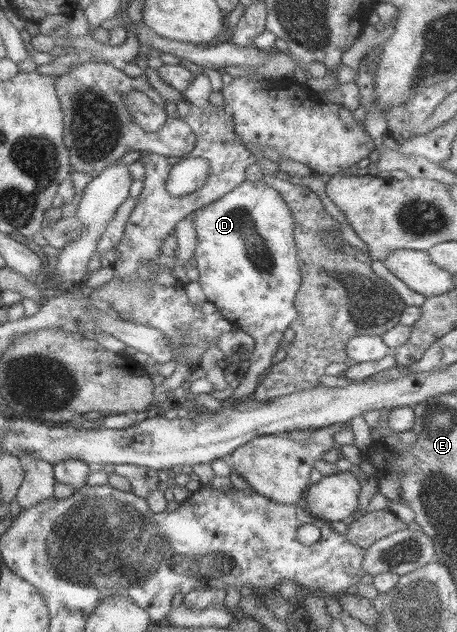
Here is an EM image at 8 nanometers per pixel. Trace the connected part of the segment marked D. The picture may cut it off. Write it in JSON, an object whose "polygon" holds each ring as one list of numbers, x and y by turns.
{"polygon":[[244,180,221,198,194,210,189,218,194,224,193,230,197,238,192,257,199,273,197,282,204,294,204,300,211,302,225,320,254,340,248,360,249,367,245,370,241,383,236,384,229,400,225,402,230,404,233,399,247,397,255,390,257,376,270,366,271,357,279,346,284,330,296,317,294,293,298,292,300,285,300,268,293,243,293,219,288,204,263,180]]}

